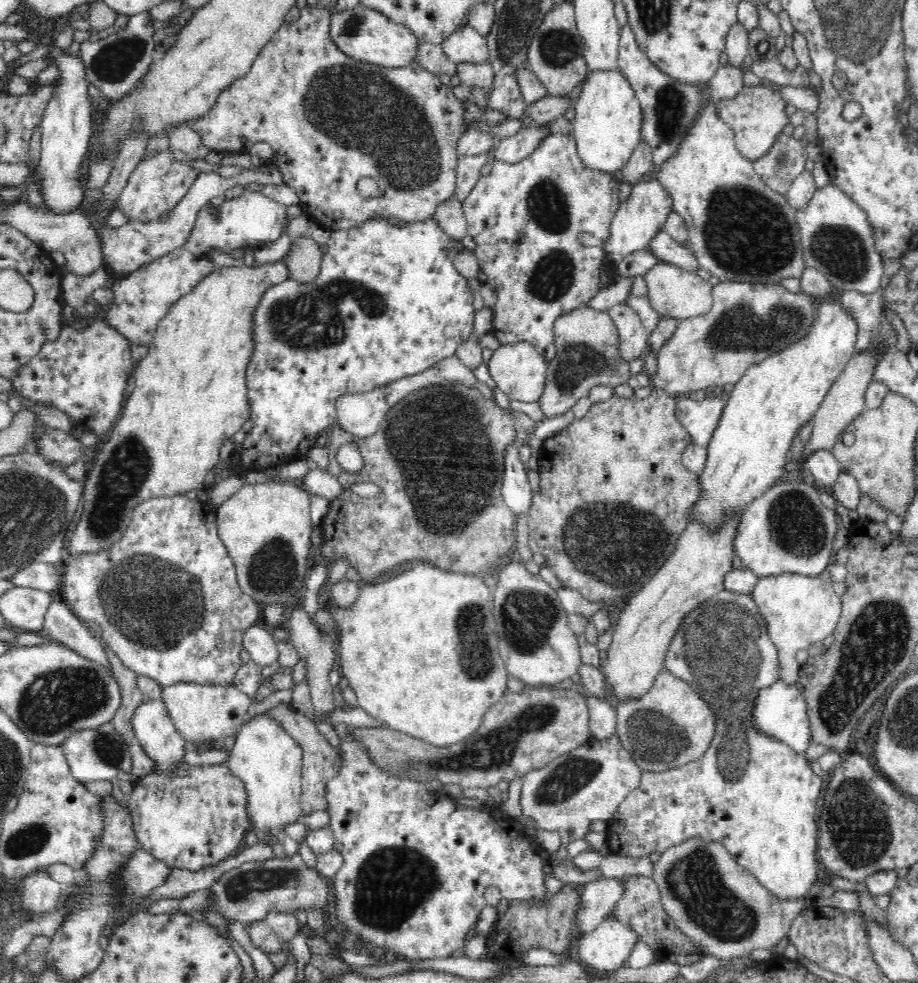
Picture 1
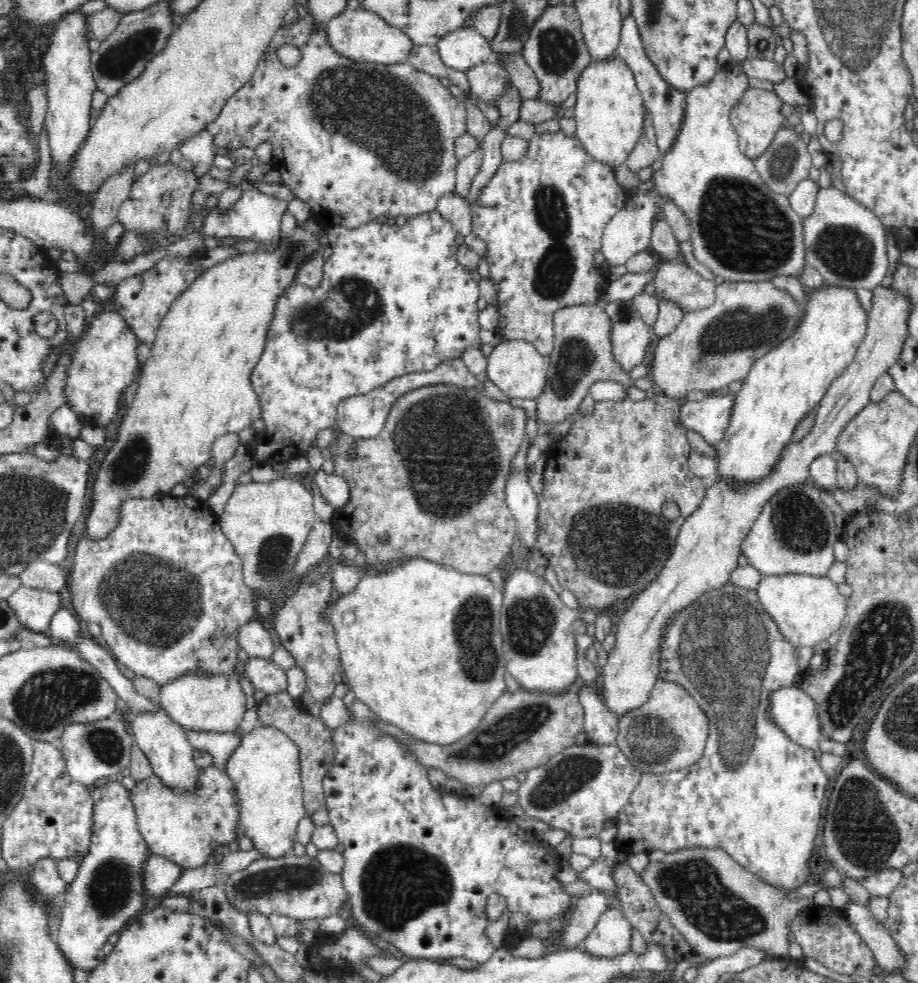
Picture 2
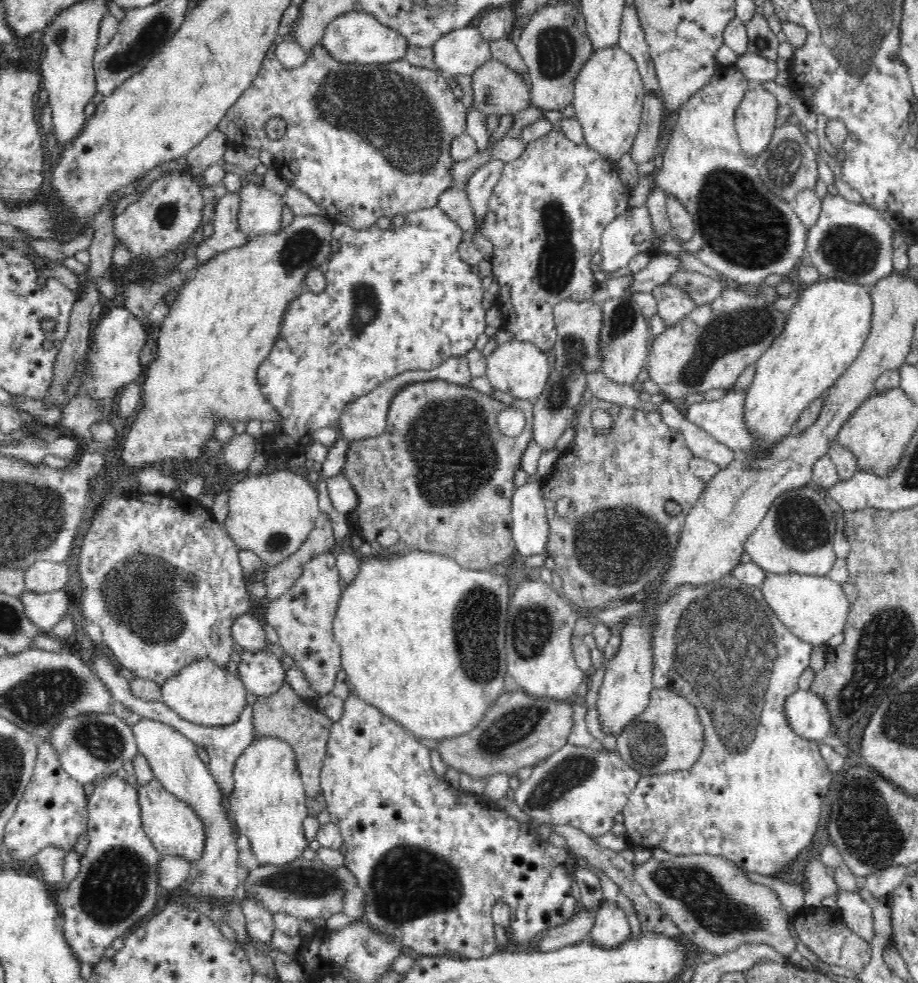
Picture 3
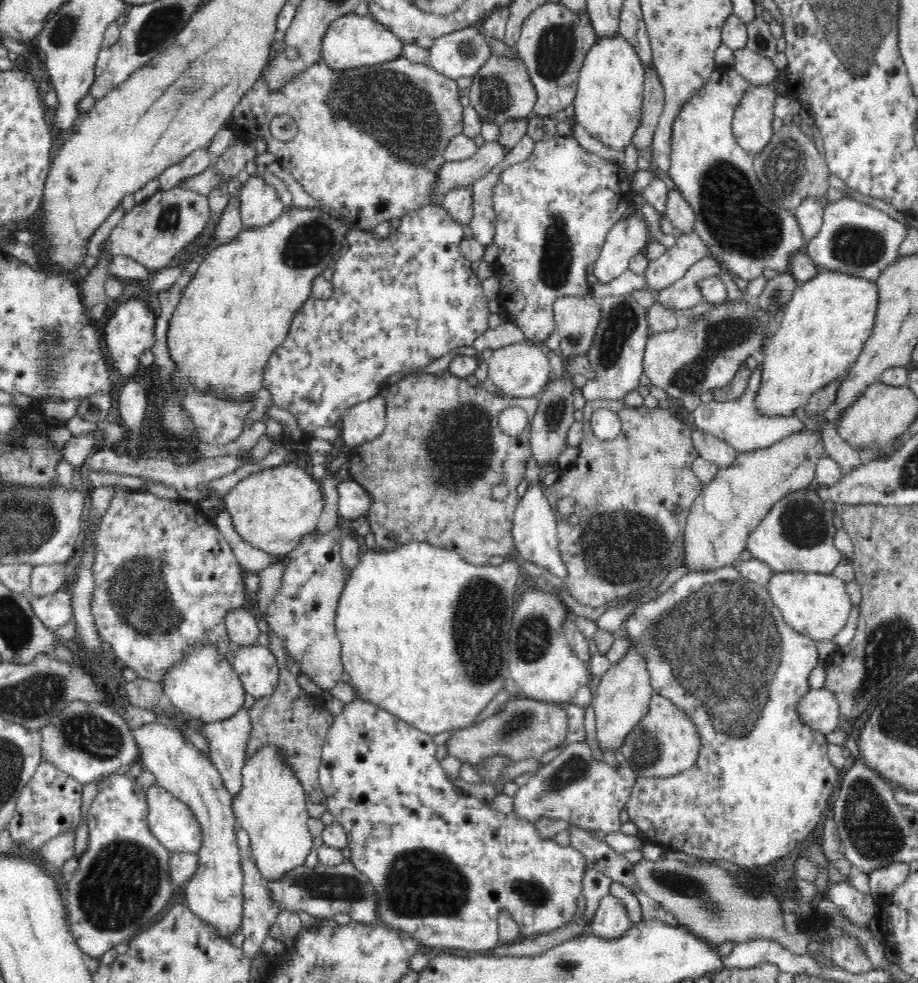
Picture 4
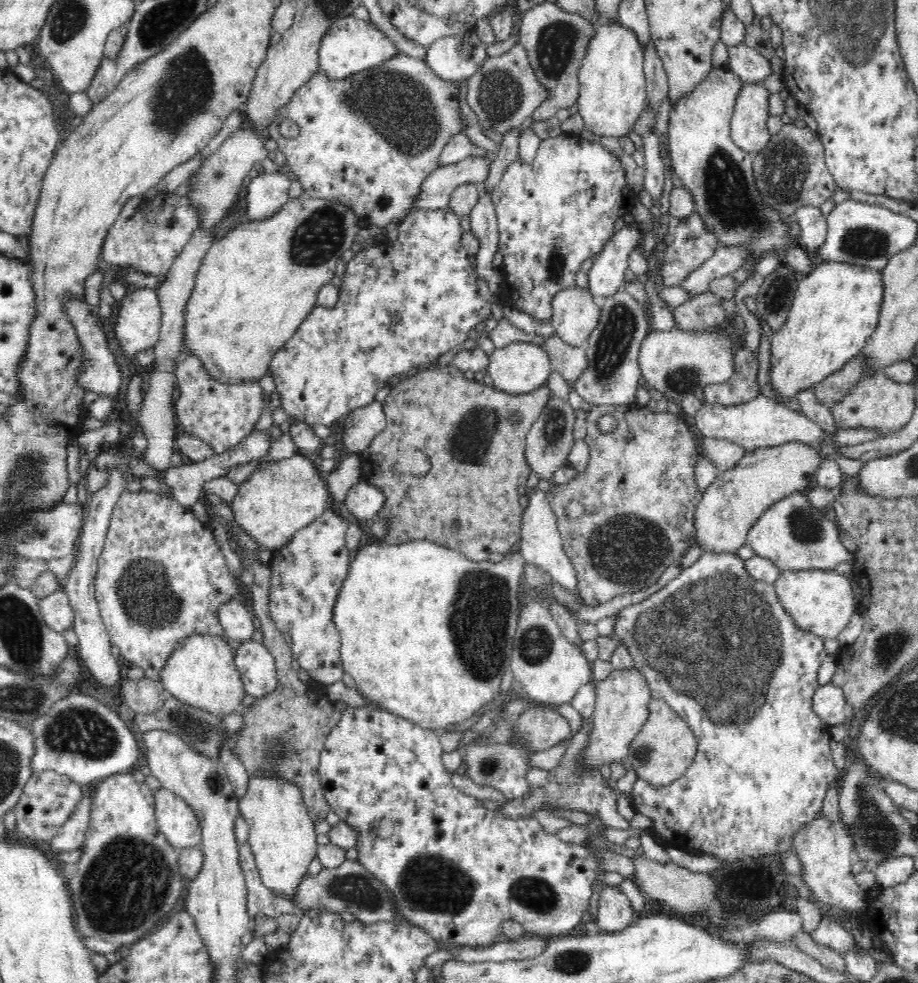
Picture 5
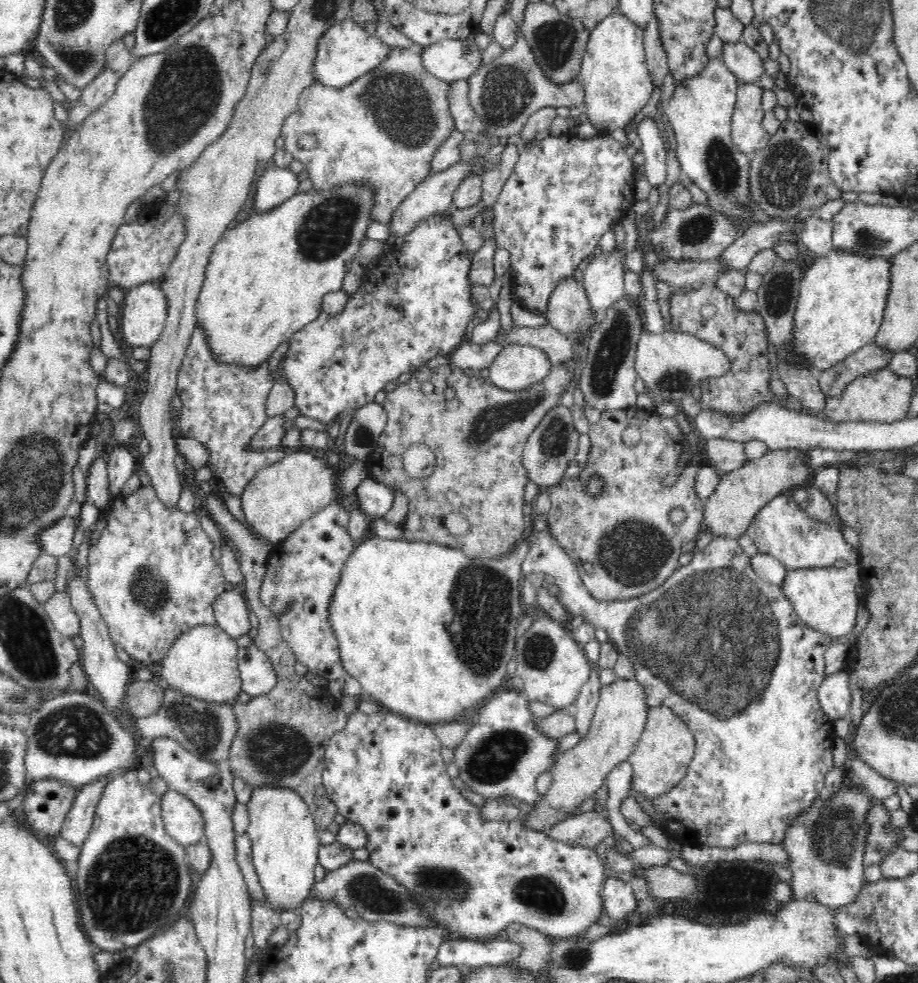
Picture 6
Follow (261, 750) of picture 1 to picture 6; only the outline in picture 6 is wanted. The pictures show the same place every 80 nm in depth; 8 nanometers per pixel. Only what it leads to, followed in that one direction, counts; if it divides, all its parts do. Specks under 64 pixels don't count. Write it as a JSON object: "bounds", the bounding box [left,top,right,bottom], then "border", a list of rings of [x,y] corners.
{"bounds":[247,786,321,915],"border":[[[262,786],[254,789],[248,803],[250,826],[247,829],[251,840],[252,859],[266,903],[283,915],[297,912],[309,898],[318,866],[318,852],[321,848],[320,831],[310,813],[308,804],[290,789]]]}

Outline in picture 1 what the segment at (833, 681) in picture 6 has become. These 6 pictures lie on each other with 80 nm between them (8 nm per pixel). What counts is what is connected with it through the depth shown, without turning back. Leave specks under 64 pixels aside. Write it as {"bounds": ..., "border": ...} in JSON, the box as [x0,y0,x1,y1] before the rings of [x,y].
{"bounds":[752,680,812,752],"border":[[[780,680],[756,692],[756,700],[752,706],[752,723],[755,723],[757,730],[786,743],[796,752],[805,752],[812,743],[807,702],[797,685],[789,685]]]}

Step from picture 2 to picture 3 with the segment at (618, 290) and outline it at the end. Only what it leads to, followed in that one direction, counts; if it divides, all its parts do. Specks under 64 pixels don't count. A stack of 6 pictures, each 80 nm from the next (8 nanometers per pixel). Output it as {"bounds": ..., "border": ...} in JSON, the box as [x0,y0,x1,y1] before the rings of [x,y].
{"bounds":[631,253,683,292],"border":[[[666,253],[658,255],[649,262],[639,273],[633,273],[633,283],[631,290],[638,292],[652,292],[654,288],[661,284],[668,283],[672,272],[678,272],[683,267],[679,255]]]}

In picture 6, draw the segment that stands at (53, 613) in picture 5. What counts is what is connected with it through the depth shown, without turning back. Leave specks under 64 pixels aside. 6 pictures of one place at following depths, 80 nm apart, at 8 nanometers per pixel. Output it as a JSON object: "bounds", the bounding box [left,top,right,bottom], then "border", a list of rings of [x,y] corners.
{"bounds":[43,590,80,638],"border":[[[57,590],[43,605],[45,613],[62,636],[70,638],[79,636],[80,619],[71,605],[70,595],[67,592]]]}

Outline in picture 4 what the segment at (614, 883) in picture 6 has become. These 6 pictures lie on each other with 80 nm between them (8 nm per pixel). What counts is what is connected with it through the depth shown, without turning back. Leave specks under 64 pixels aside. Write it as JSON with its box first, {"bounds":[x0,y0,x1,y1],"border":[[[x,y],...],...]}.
{"bounds":[589,894,633,939],"border":[[[611,894],[599,898],[594,919],[590,923],[589,934],[605,939],[622,936],[633,925],[626,910],[626,899],[616,898]]]}

